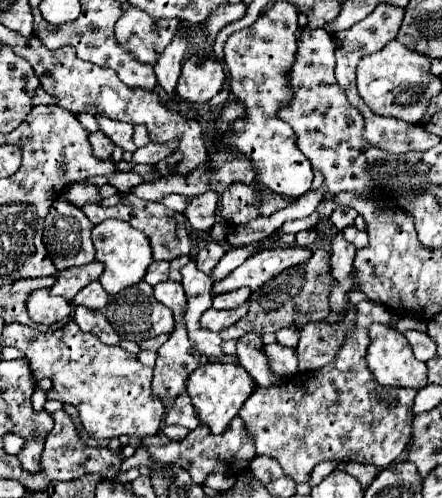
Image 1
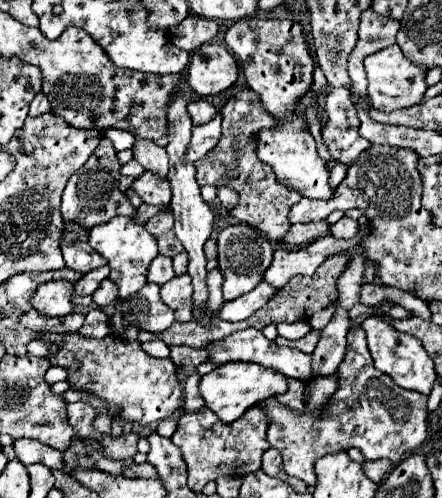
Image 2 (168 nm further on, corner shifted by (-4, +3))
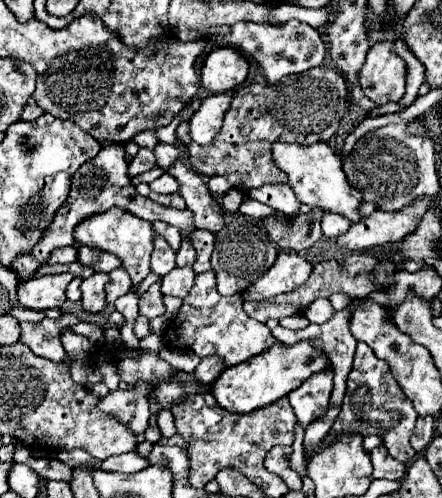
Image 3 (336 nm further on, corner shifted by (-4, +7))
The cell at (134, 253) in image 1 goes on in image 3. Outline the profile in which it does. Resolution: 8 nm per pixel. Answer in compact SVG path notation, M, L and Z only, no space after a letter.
M110 208L108 212L102 212L100 216L90 216L76 230L76 244L86 244L90 248L108 250L110 254L118 256L122 262L122 268L130 274L134 286L138 286L150 274L150 254L154 250L154 230L150 222L144 222L132 216L130 212L124 212L120 208Z

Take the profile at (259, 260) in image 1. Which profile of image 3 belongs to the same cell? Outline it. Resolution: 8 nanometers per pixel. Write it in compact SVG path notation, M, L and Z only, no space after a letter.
M418 200L416 206L408 206L400 212L376 210L352 224L346 234L338 236L336 246L346 250L366 250L388 242L400 242L408 232L414 232L420 216L424 216L424 200Z

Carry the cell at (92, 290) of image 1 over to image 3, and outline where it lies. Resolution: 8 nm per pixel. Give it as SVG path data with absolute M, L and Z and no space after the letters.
M116 268L110 272L110 282L106 284L106 302L112 304L118 296L128 294L132 288L132 282L128 280L128 274L122 268Z

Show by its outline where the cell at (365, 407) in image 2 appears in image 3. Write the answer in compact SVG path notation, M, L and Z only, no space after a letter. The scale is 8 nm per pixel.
M358 342L352 372L348 374L348 390L342 402L342 412L336 418L330 432L308 452L308 458L320 452L322 448L330 446L340 434L360 434L360 436L376 434L382 438L384 446L388 448L394 460L408 464L416 456L416 450L410 446L410 436L414 432L416 418L418 418L418 412L414 410L412 400L404 396L402 388L396 384L394 376L390 374L388 364L384 360L378 360L368 344Z

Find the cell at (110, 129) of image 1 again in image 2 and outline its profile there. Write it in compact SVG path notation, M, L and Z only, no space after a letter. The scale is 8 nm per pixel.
M136 138L136 144L134 144L134 158L144 166L144 170L148 172L154 172L158 176L168 176L168 154L164 148L156 146L152 140L142 140L142 138Z

